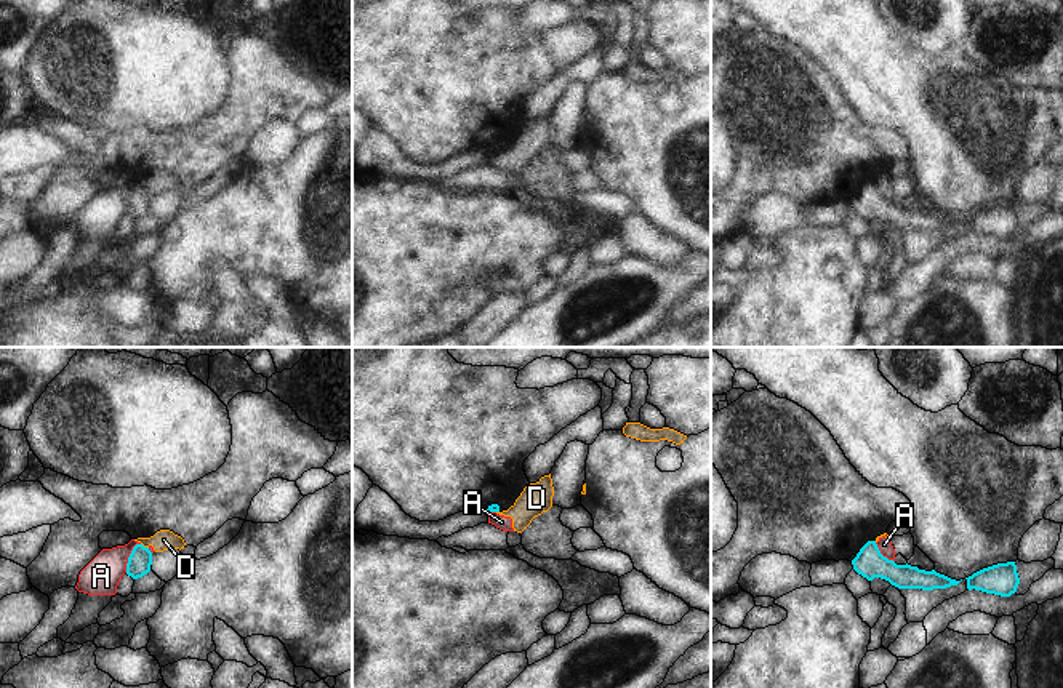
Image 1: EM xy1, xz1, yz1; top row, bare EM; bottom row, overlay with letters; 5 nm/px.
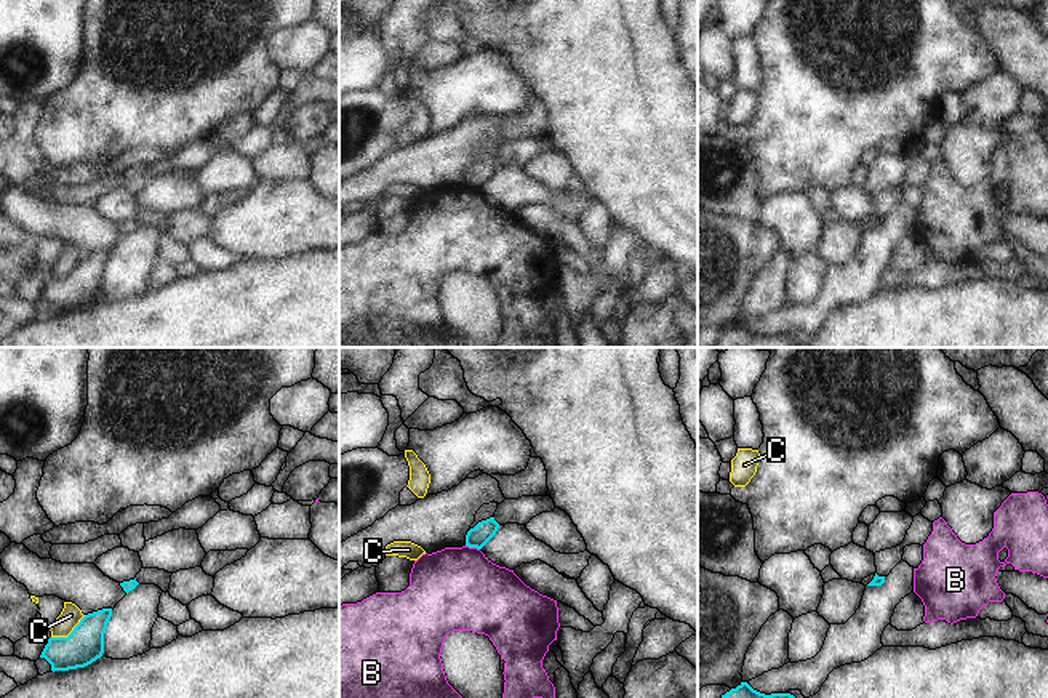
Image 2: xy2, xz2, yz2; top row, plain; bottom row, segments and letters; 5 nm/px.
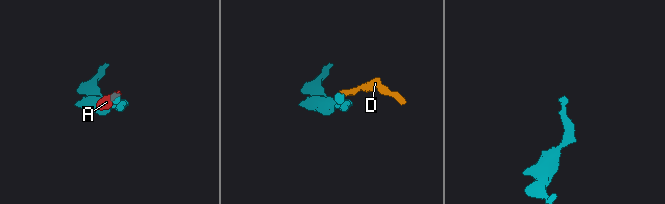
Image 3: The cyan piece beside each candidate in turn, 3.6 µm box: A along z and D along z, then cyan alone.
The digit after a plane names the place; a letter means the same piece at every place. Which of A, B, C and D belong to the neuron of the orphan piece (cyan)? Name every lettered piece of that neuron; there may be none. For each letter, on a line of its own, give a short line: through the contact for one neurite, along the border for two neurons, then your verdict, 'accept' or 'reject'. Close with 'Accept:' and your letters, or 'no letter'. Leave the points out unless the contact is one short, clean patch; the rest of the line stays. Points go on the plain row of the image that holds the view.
A: line xy1 (140, 184), (133, 189), (125, 213); reject
B: line xz2 (466, 186), (479, 191); reject
C: line xy2 (85, 256), (66, 277), (52, 279); reject
D: line xy1 (141, 184), (148, 189); reject
Accept: no letter

